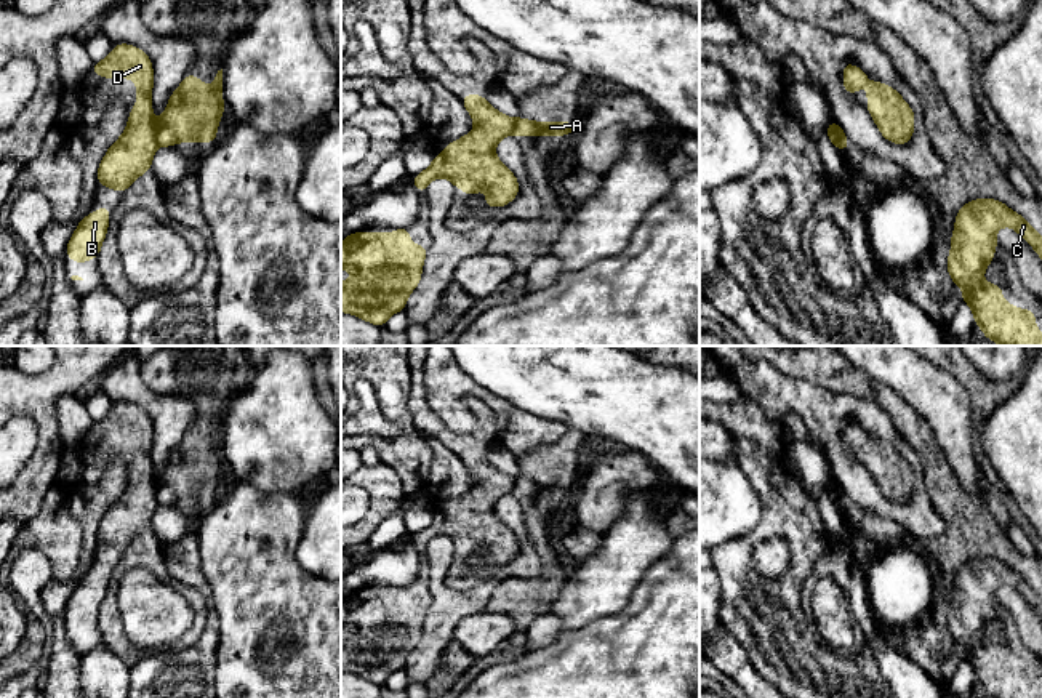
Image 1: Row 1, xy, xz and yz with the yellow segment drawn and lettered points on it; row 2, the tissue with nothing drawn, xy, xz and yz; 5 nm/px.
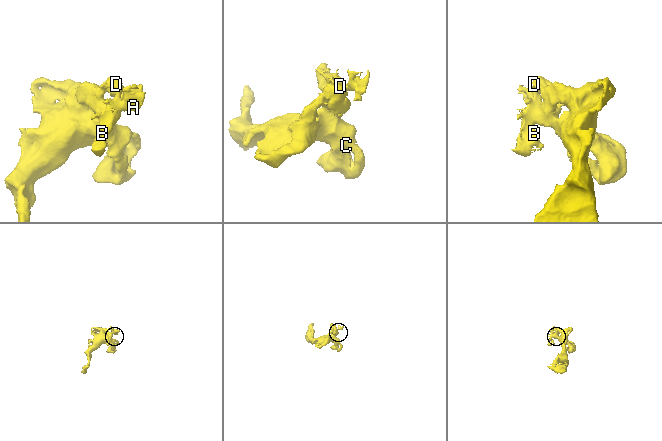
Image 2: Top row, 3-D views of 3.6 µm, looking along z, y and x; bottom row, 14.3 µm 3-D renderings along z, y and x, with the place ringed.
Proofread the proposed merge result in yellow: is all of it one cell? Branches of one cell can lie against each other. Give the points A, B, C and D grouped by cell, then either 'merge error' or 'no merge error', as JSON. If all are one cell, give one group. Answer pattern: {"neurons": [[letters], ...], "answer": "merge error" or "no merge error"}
{"neurons": [["A"], ["B", "C", "D"]], "answer": "merge error"}

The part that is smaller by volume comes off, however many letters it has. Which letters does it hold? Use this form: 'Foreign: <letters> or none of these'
Foreign: A

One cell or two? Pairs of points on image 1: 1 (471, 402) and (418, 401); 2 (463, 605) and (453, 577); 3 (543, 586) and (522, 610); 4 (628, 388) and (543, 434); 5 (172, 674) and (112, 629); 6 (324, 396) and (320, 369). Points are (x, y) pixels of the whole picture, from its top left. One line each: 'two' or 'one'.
1: one
2: two
3: one
4: two
5: two
6: one

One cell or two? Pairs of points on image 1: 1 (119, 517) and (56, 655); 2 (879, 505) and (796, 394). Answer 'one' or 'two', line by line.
1: two
2: one

